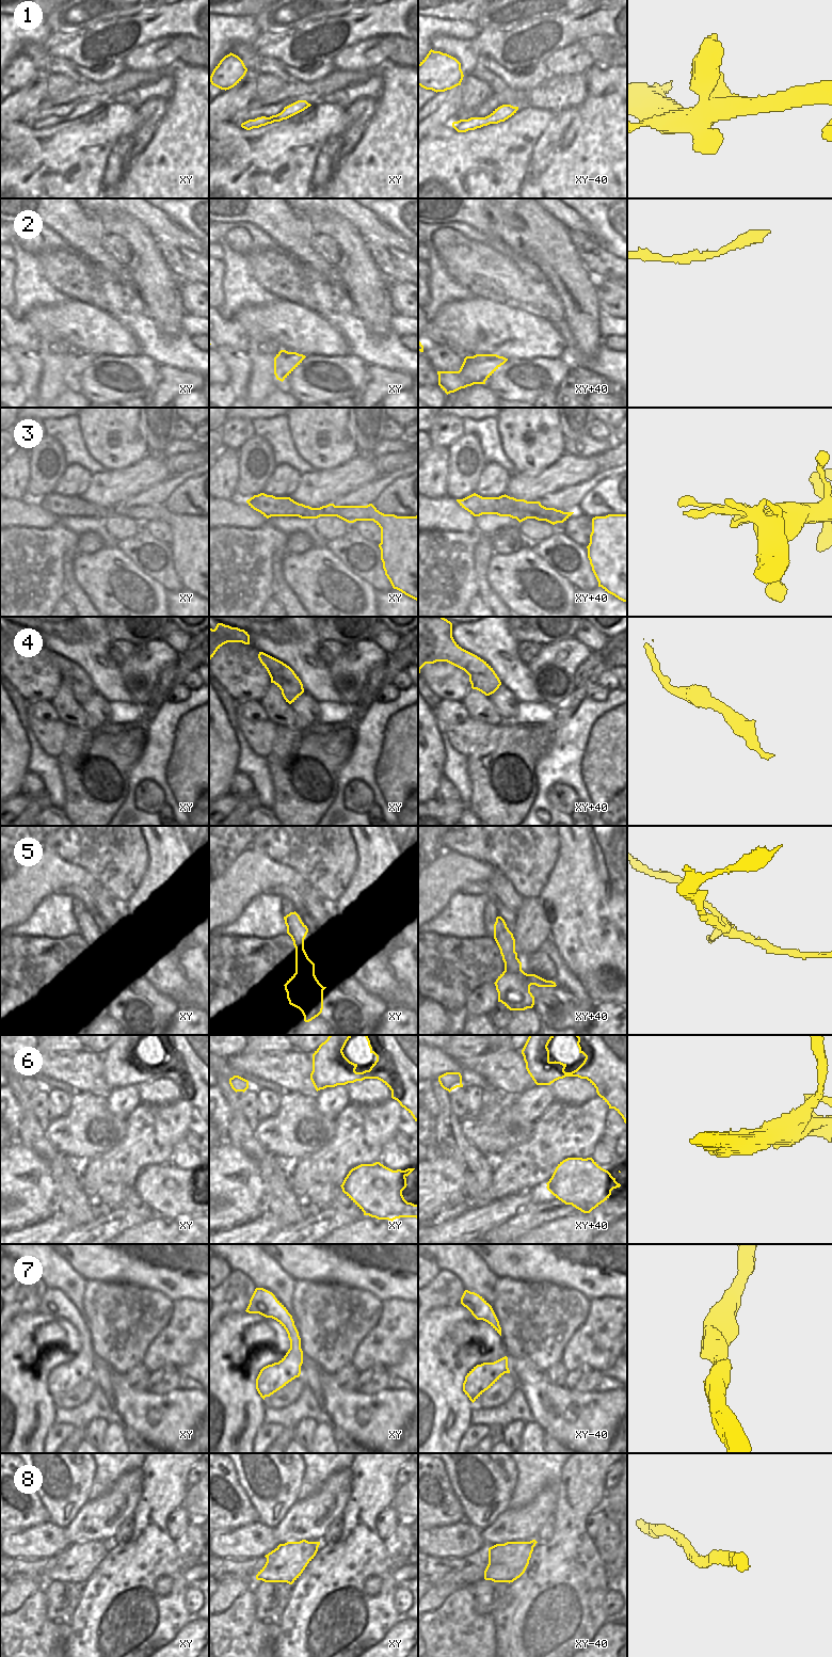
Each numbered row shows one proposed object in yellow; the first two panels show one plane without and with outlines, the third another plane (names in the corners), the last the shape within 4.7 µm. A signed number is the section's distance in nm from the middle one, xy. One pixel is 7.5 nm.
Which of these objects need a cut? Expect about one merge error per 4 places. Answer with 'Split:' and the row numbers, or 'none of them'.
Split: none of them

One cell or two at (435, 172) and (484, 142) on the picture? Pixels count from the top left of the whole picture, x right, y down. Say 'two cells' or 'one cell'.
one cell

